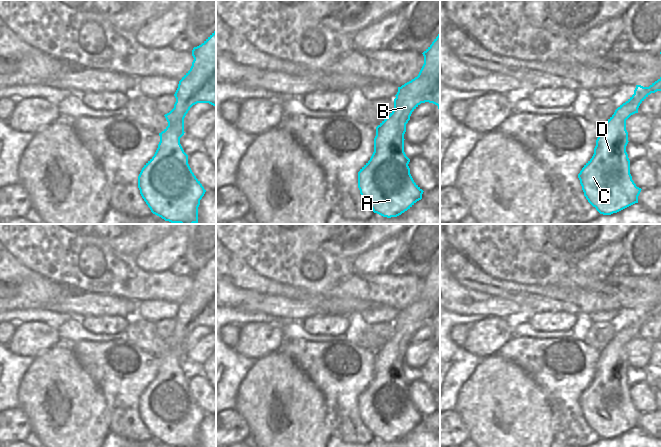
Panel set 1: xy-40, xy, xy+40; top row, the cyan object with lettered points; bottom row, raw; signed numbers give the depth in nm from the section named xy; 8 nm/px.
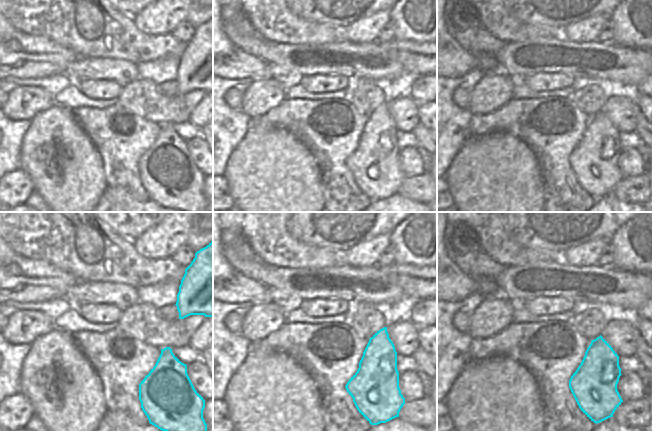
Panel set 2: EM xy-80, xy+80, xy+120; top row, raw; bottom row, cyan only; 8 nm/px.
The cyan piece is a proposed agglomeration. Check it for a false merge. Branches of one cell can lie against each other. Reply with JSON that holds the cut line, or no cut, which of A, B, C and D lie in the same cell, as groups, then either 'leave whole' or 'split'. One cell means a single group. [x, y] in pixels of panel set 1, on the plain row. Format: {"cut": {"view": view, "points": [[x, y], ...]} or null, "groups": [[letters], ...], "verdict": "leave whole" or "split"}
{"cut": null, "groups": [["A", "B", "C", "D"]], "verdict": "leave whole"}

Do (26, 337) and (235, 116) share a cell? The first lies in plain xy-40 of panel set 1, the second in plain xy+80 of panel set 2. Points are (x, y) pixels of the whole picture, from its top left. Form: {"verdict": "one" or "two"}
{"verdict": "two"}

